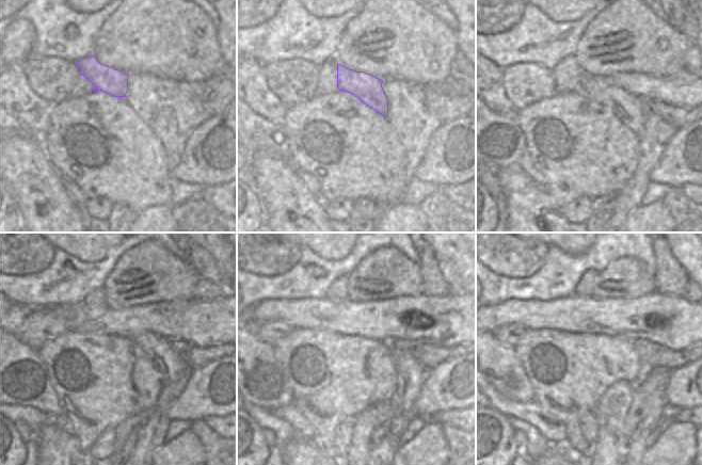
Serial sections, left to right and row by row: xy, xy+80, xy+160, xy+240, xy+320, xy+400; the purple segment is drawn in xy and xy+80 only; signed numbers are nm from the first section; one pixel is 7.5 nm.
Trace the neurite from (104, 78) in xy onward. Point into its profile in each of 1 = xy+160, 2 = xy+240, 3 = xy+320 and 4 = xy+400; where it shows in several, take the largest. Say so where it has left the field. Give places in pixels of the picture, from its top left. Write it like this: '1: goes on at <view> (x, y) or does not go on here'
1: goes on at xy+160 (628, 108)
2: goes on at xy+240 (166, 361)
3: goes on at xy+320 (411, 373)
4: goes on at xy+400 (636, 447)

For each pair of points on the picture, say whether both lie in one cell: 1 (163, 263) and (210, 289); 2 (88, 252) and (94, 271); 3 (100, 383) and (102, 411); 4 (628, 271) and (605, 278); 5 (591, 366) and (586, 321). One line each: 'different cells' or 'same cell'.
1: different cells
2: different cells
3: same cell
4: same cell
5: different cells

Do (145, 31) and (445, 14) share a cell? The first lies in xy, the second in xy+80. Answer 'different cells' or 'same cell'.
different cells

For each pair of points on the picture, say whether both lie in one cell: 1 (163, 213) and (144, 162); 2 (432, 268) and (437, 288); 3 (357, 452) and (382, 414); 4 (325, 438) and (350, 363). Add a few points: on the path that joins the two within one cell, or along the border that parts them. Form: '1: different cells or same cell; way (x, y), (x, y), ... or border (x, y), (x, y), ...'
1: different cells; border (170, 205), (153, 205), (138, 213)
2: same cell; way (432, 273), (433, 283)
3: same cell; way (362, 443), (362, 433), (372, 422)
4: same cell; way (330, 419), (335, 413), (335, 382)

